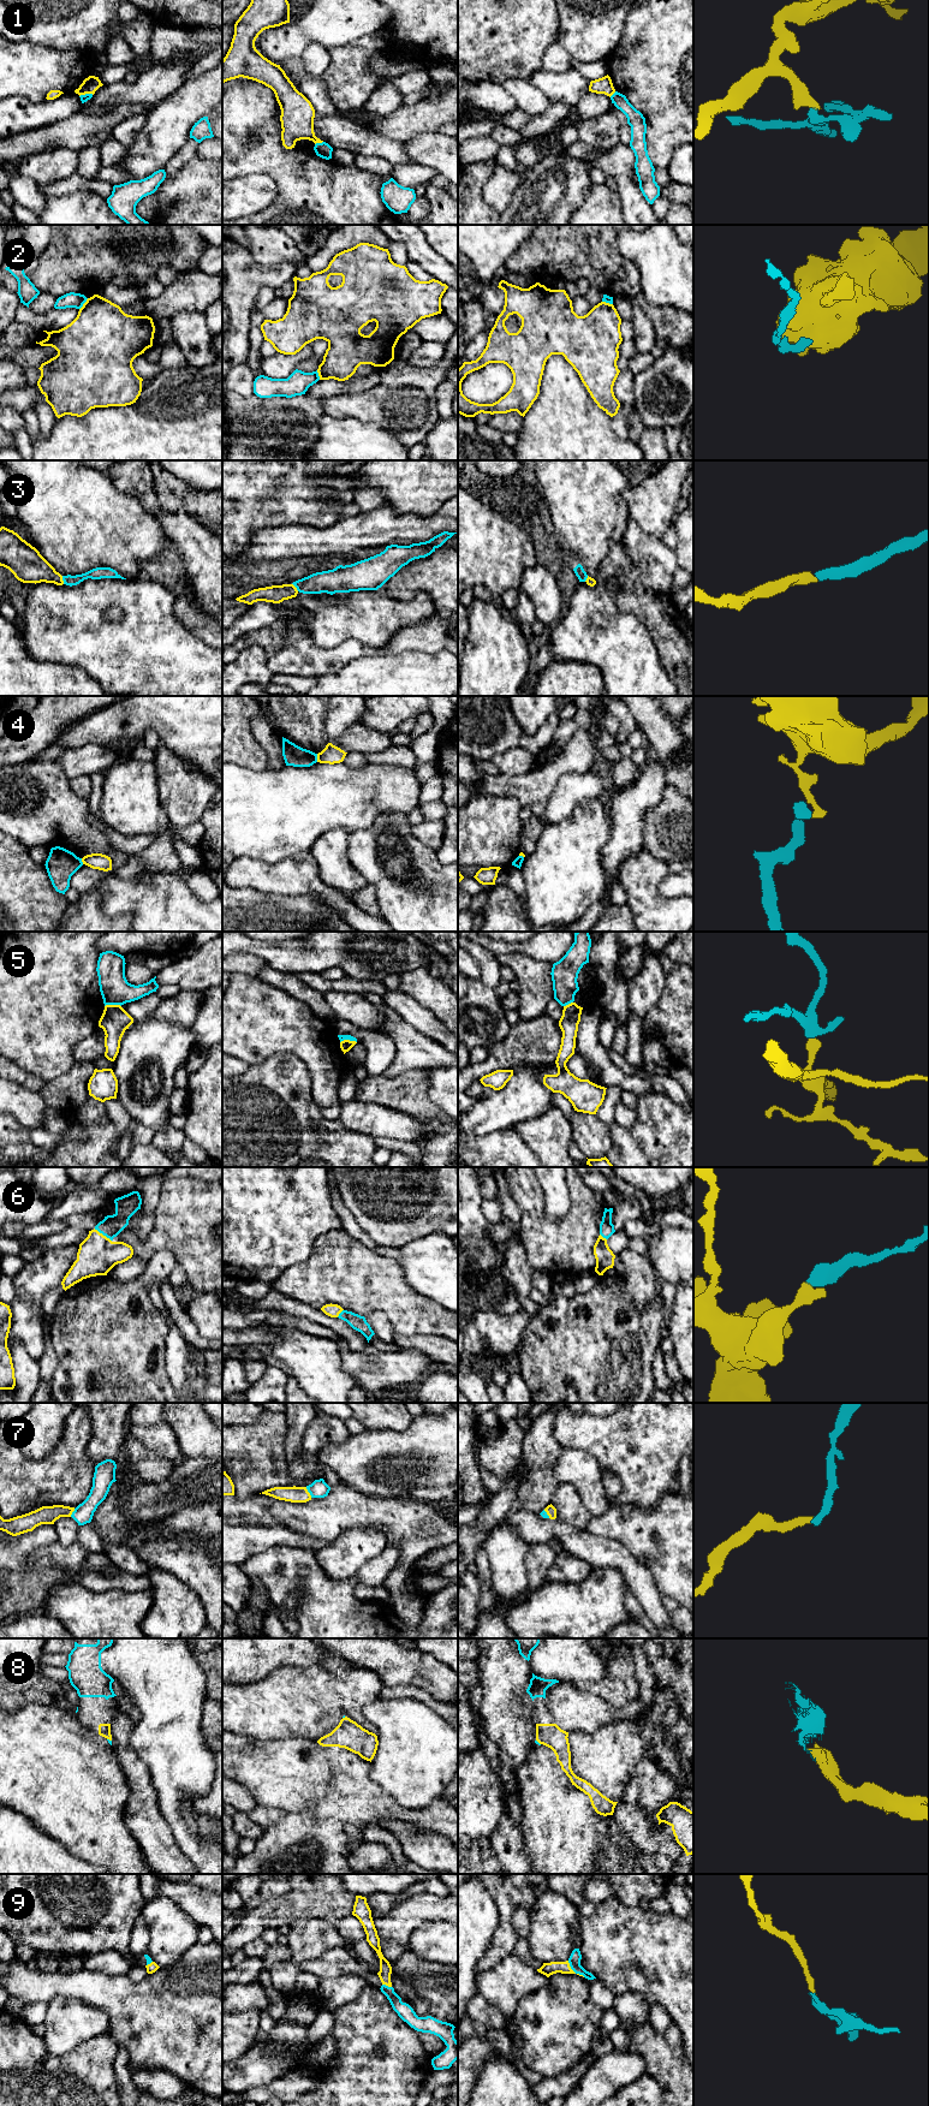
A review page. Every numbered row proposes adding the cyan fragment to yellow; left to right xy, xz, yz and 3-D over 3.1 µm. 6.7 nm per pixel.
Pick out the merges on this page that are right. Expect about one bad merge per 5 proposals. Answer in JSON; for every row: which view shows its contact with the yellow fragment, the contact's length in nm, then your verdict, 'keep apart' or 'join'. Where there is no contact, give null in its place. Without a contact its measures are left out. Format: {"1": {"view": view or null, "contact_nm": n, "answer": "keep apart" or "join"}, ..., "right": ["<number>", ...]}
{"1": {"view": "xz", "contact_nm": 60, "answer": "keep apart"}, "2": {"view": "xy", "contact_nm": 100, "answer": "keep apart"}, "3": {"view": "xy", "contact_nm": 60, "answer": "join"}, "4": {"view": "xz", "contact_nm": 60, "answer": "keep apart"}, "5": {"view": "xy", "contact_nm": 110, "answer": "keep apart"}, "6": {"view": "xy", "contact_nm": 150, "answer": "join"}, "7": {"view": "xz", "contact_nm": 80, "answer": "join"}, "8": {"view": "xy", "contact_nm": 40, "answer": "join"}, "9": {"view": "yz", "contact_nm": 160, "answer": "join"}, "right": ["3", "6", "7", "8", "9"]}

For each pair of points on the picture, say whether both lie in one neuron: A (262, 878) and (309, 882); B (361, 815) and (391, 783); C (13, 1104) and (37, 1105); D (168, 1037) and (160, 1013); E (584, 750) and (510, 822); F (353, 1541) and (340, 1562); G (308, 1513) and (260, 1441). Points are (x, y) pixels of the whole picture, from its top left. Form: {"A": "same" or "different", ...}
{"A": "same", "B": "same", "C": "same", "D": "different", "E": "different", "F": "same", "G": "different"}

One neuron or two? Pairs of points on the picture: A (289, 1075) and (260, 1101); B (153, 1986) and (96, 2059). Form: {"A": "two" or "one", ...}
{"A": "one", "B": "two"}

